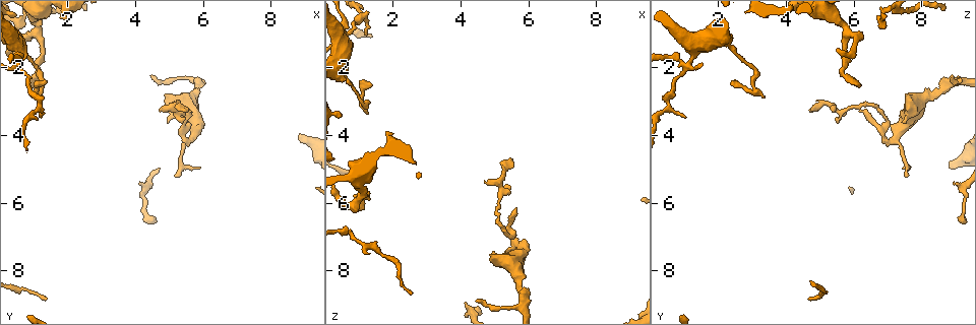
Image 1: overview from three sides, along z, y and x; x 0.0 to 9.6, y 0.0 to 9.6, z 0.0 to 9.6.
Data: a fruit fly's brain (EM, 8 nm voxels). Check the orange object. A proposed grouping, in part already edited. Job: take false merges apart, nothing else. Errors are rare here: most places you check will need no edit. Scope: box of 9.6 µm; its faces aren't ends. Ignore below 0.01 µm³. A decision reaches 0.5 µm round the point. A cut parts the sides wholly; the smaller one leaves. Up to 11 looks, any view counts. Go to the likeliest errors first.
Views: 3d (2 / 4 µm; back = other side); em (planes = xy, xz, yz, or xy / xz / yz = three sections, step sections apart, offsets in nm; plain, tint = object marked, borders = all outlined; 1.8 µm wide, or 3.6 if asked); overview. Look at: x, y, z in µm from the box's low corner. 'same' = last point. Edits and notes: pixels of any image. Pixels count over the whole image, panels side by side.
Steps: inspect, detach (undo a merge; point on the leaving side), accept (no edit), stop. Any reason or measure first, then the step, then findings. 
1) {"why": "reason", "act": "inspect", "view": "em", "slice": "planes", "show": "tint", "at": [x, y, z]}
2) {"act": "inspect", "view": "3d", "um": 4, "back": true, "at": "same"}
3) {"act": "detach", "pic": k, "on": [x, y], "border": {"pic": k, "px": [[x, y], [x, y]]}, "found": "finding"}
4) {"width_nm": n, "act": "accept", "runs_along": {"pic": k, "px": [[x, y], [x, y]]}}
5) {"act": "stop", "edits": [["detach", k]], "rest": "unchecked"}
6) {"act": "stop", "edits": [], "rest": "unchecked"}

{"why": "thick turns thin", "act": "inspect", "view": "3d", "um": 2, "at": [5.40, 3.90, 6.85]}

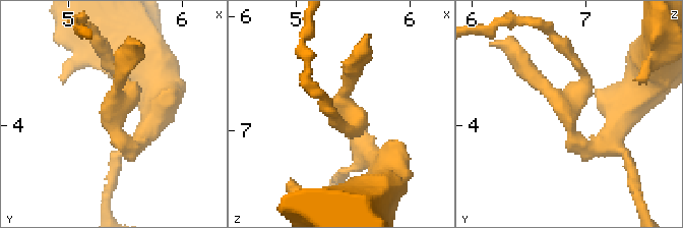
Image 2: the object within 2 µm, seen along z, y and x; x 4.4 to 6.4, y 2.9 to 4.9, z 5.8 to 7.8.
{"why": "now the EM", "act": "inspect", "view": "em", "slice": "planes", "show": "tint", "at": [5.46, 3.86, 6.88]}

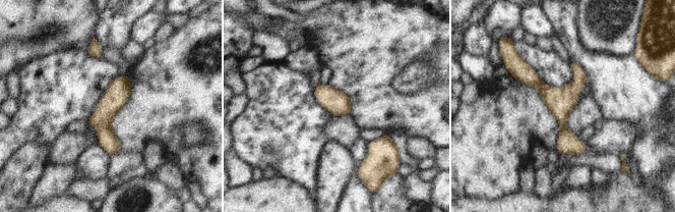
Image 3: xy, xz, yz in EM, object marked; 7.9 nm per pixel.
{"act": "accept", "runs_along": {"pic": 3, "px": [[517, 67], [583, 151]]}, "found": "continuous, no second cell"}

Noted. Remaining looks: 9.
{"why": "small branch off a trunk", "act": "inspect", "view": "em", "slice": "xz", "step": 4, "show": "tint", "at": [1.10, 0.95, 5.75]}

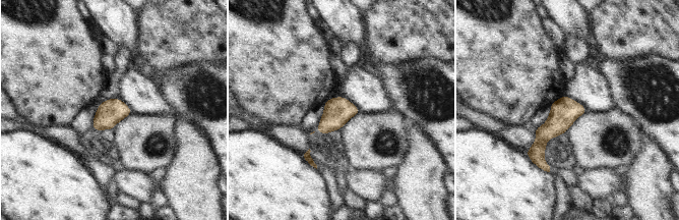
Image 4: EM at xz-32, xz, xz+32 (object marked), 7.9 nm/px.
{"act": "accept", "found": "one cell here"}

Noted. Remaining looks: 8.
{"why": "sharp bend", "act": "inspect", "view": "em", "slice": "planes", "show": "tint", "at": [1.15, 2.65, 3.05]}

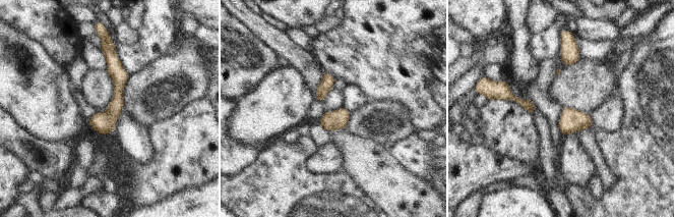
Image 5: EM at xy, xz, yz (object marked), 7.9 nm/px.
{"width_nm": 150, "act": "accept", "found": "one cell here"}

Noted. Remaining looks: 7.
{"why": "a narrow waist", "act": "inspect", "view": "em", "slice": "planes", "show": "borders", "at": [5.80, 2.40, 8.95]}

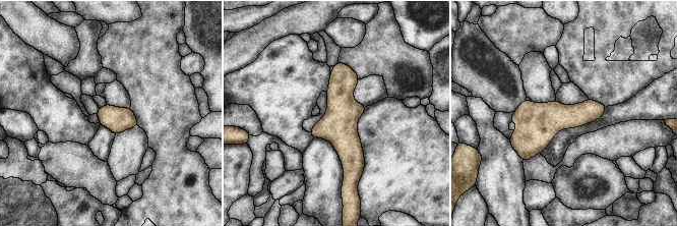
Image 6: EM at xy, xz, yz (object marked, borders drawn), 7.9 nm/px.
{"width_nm": 190, "act": "accept", "runs_along": {"pic": 6, "px": [[339, 65], [348, 174]]}, "found": "all the same cell"}

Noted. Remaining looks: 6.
{"act": "stop", "edits": [], "rest": "unchecked"}

